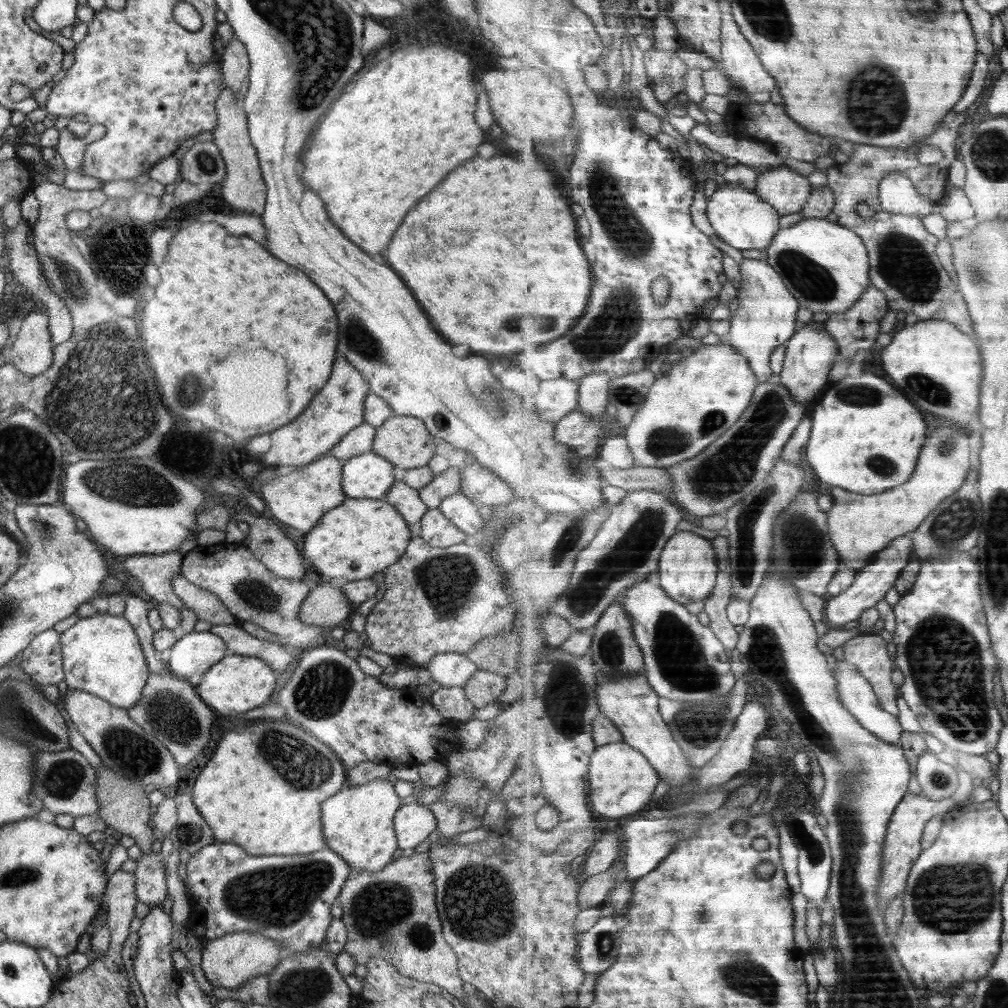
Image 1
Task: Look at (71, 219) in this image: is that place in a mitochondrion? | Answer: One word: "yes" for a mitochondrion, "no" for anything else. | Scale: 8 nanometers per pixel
no

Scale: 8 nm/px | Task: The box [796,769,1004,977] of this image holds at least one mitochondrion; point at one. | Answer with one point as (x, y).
(948, 898)

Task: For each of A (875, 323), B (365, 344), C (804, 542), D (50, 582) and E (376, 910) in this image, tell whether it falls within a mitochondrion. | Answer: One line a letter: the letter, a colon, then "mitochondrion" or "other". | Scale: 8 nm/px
A: other
B: mitochondrion
C: mitochondrion
D: other
E: mitochondrion

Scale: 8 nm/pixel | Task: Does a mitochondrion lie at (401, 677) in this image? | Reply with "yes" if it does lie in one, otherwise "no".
no

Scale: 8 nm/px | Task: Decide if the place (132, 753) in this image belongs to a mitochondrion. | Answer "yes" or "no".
yes

